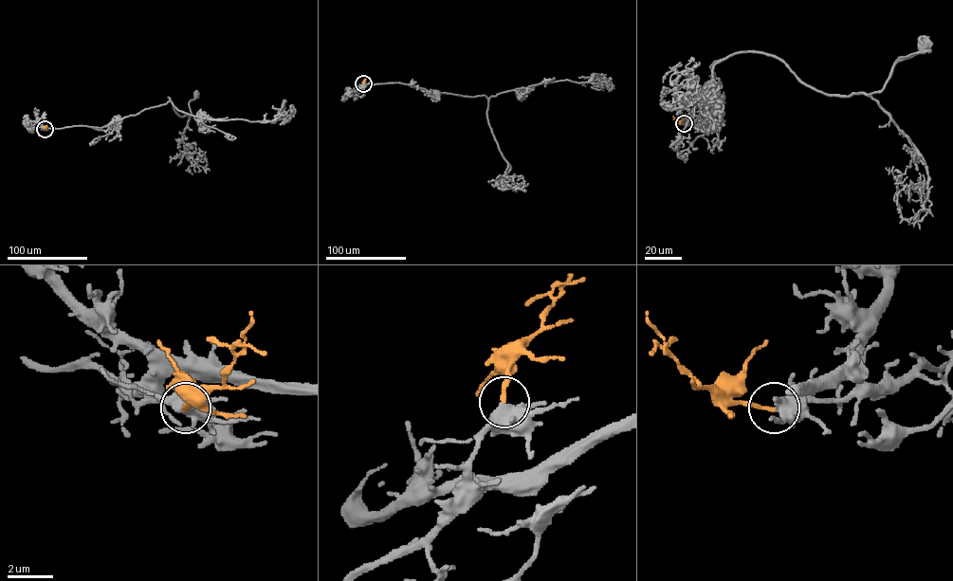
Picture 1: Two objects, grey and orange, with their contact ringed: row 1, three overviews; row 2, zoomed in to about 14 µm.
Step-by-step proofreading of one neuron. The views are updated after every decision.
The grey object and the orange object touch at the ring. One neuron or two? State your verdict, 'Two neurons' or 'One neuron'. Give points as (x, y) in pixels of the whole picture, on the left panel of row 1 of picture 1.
One neuron

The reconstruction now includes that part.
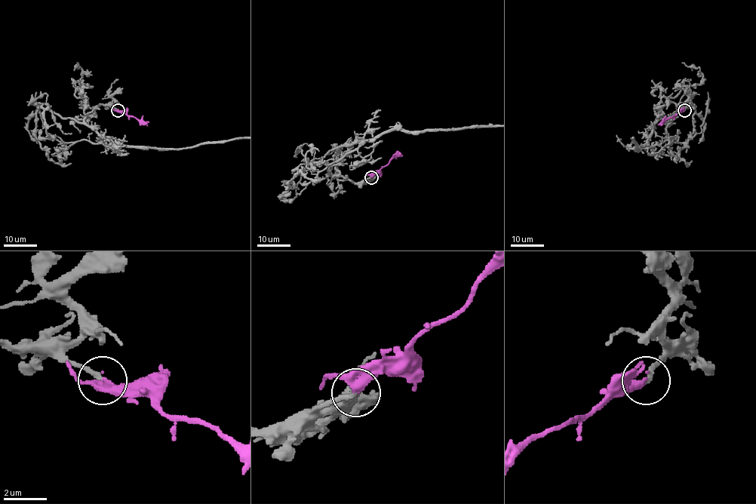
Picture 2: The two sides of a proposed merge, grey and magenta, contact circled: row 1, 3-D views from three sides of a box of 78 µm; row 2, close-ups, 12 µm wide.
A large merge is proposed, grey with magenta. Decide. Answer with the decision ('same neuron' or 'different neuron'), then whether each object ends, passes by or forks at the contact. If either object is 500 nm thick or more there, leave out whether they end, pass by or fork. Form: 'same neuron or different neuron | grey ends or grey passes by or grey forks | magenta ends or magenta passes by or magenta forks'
same neuron | grey ends | magenta passes by

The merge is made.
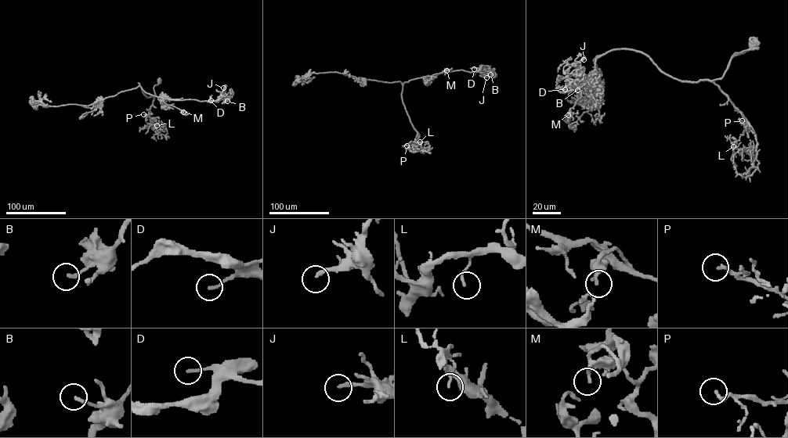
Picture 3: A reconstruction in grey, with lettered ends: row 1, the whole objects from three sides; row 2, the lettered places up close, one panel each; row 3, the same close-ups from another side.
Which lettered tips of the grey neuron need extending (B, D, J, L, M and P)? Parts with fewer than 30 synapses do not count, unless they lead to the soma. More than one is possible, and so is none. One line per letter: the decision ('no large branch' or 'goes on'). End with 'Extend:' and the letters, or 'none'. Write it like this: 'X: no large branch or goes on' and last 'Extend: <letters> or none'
B: no large branch
D: no large branch
J: goes on
L: no large branch
M: no large branch
P: no large branch
Extend: J

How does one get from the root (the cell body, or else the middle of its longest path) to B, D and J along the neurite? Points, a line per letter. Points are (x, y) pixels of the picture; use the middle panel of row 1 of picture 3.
B: (422, 150), (417, 141), (419, 134), (403, 102), (403, 84), (460, 70), (491, 73), (492, 70), (490, 74)
D: (422, 150), (417, 141), (419, 134), (403, 102), (403, 84), (453, 71), (478, 71), (482, 66), (474, 69)
J: (422, 150), (417, 141), (419, 134), (403, 102), (403, 84), (460, 70), (486, 70), (486, 77)

